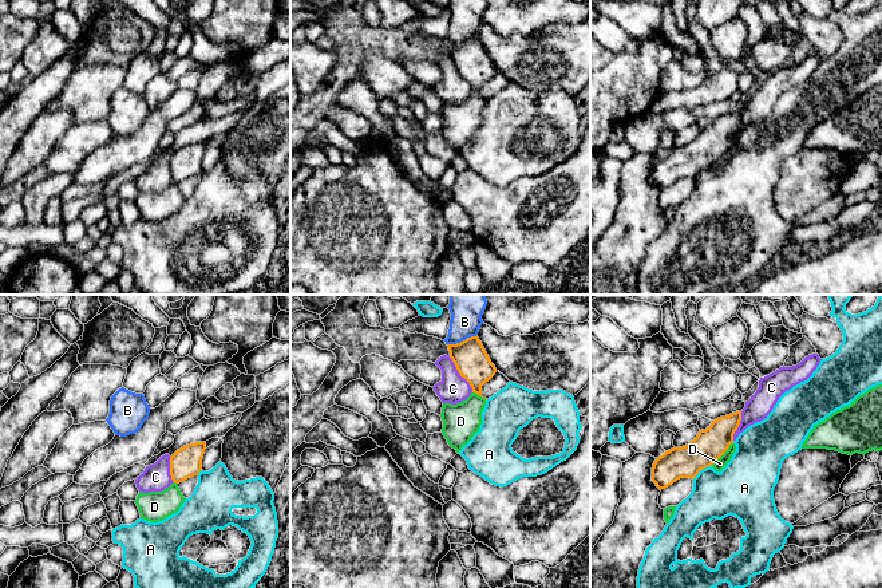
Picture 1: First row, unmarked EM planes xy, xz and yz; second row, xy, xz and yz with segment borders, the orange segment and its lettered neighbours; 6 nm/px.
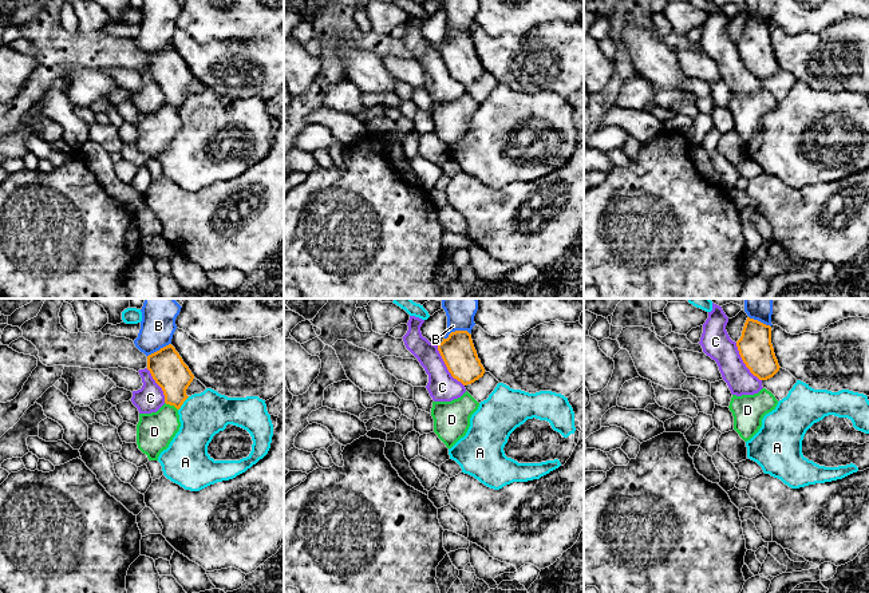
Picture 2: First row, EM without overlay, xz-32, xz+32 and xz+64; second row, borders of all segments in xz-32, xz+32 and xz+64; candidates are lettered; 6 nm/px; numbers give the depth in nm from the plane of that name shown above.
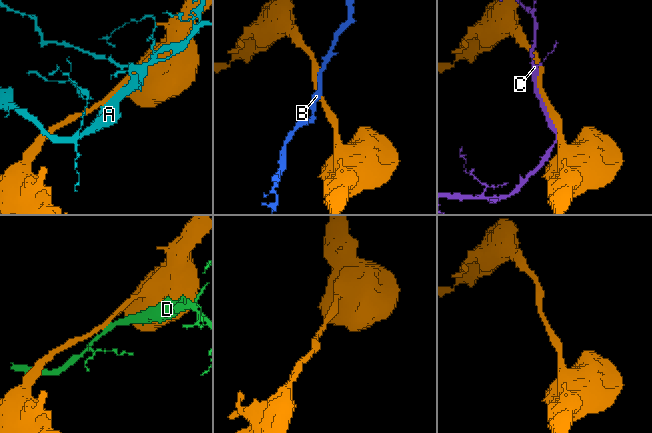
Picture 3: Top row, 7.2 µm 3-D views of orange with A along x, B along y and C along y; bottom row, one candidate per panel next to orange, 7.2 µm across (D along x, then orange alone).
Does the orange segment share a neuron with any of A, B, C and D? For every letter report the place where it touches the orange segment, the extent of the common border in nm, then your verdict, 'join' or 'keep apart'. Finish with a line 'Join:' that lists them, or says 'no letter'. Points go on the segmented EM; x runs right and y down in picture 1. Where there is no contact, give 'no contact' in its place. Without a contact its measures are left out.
A: yz (701, 469) | 150 nm | keep apart
B: xz (463, 340) | 200 nm | keep apart
C: xz (459, 373) | 260 nm | keep apart
D: yz (723, 453) | 190 nm | keep apart
Join: no letter

